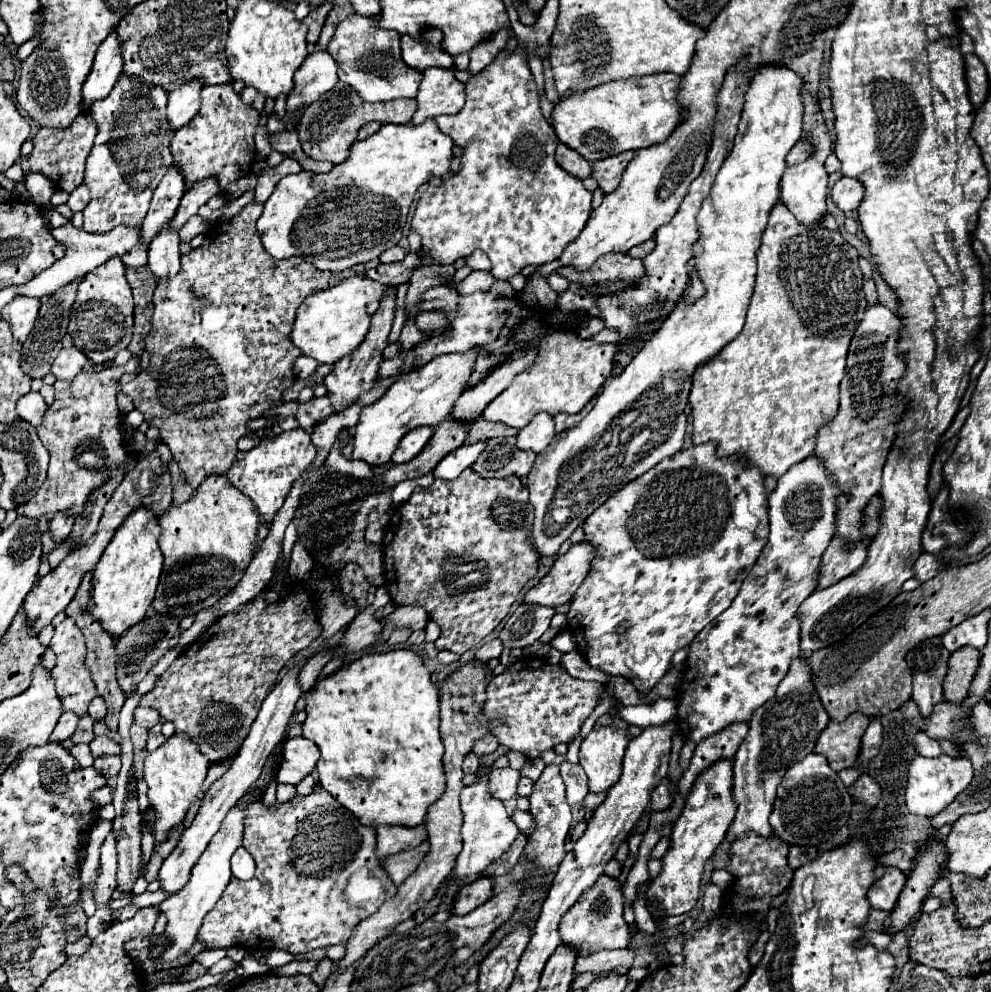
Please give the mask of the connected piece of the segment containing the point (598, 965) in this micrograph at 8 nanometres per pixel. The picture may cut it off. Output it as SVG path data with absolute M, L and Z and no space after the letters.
M624 948L624 950L602 950L600 954L594 954L592 958L578 958L574 972L602 972L612 970L618 966L632 968L636 950Z

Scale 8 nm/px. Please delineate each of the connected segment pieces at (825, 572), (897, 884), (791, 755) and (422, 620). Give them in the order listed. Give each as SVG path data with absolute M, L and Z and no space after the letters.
M834 538L822 556L816 590L828 588L840 582L842 578L850 576L864 564L864 560L866 560L866 546L848 544L848 542L840 542L838 538Z
M888 868L886 874L880 880L876 880L870 886L868 894L866 894L870 904L872 904L872 908L892 912L896 902L898 902L898 896L900 896L904 884L906 884L906 876L898 868Z
M794 658L790 672L786 674L784 682L780 682L776 696L772 702L766 702L752 714L750 730L740 744L738 752L734 754L734 784L732 784L732 798L738 804L736 816L724 836L724 842L716 848L712 856L712 870L728 870L730 864L730 848L732 844L744 836L746 832L756 832L762 838L772 838L772 826L768 816L772 812L772 804L776 798L776 788L782 782L784 770L794 762L804 760L816 746L816 738L828 726L830 718L812 686L810 668L806 660Z
M396 606L396 610L384 618L380 618L382 626L394 626L394 628L410 628L410 630L422 630L428 624L428 612L422 606Z

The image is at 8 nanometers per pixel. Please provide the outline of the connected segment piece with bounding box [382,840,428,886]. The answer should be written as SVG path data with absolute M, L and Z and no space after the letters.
M424 840L414 850L406 850L406 852L400 852L400 854L394 854L394 856L386 858L382 862L382 866L388 872L388 876L392 878L392 882L396 886L400 886L418 868L418 864L424 860L426 852L428 852L428 840Z

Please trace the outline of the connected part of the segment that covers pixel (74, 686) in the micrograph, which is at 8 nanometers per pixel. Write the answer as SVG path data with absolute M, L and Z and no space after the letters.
M66 618L62 624L56 626L56 632L54 632L54 638L50 642L50 648L56 652L58 660L56 660L56 666L52 670L52 678L56 682L56 694L58 696L66 696L66 710L74 710L76 714L80 714L80 724L76 728L76 744L78 742L92 742L94 738L94 732L92 732L92 724L94 720L88 716L88 712L84 708L80 708L84 704L84 700L80 698L94 698L96 696L96 686L90 678L90 672L86 670L84 666L84 656L86 656L86 646L84 646L84 636L80 632L80 628L76 626L76 622L72 618Z

